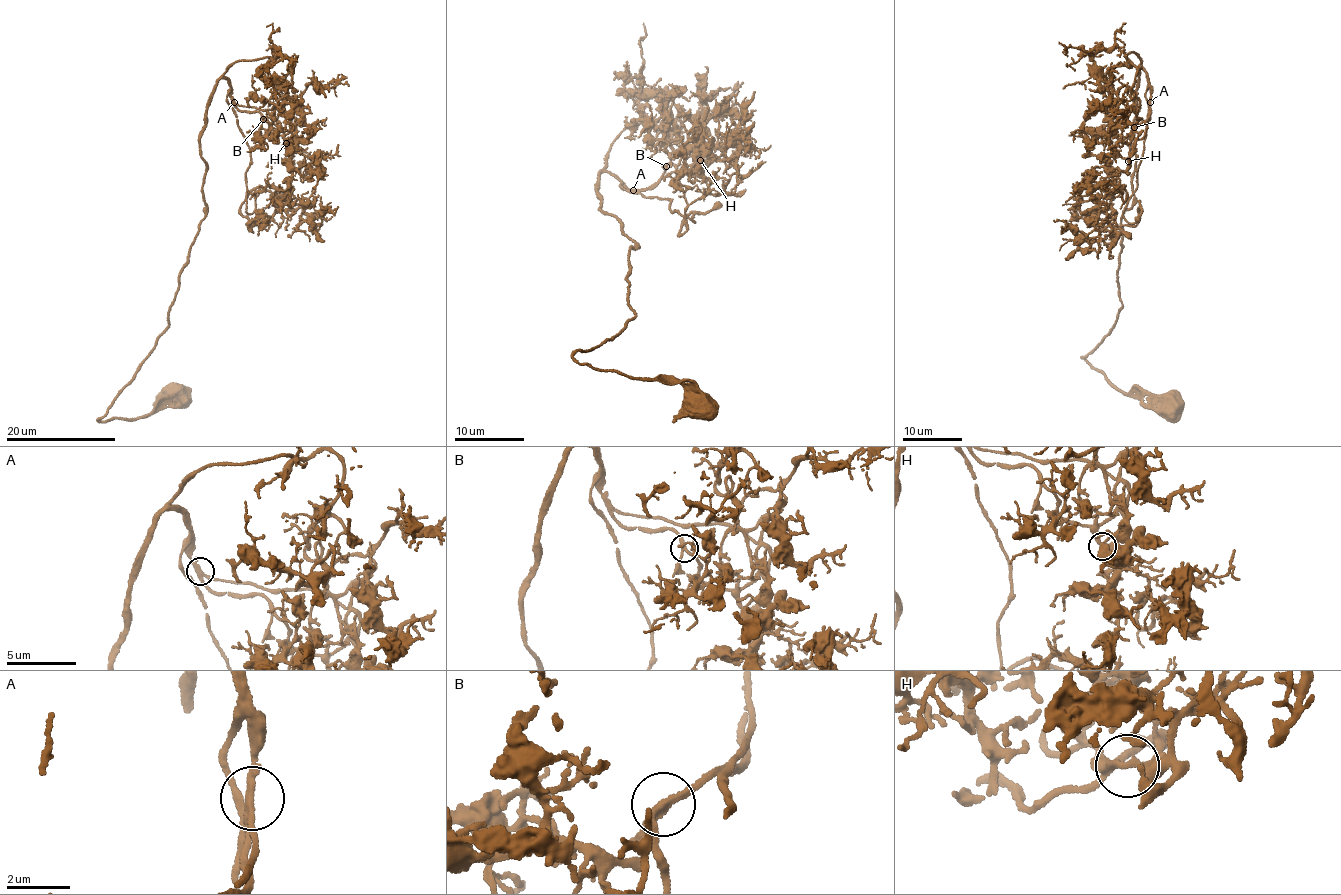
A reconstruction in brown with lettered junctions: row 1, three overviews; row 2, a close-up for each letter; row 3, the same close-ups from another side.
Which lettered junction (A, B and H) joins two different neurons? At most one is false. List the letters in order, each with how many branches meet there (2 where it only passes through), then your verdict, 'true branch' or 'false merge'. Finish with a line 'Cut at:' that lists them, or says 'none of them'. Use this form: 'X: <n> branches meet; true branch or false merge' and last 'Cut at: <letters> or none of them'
A: 3 branches meet; true branch
B: 3 branches meet; true branch
H: 3 branches meet; true branch
Cut at: none of them

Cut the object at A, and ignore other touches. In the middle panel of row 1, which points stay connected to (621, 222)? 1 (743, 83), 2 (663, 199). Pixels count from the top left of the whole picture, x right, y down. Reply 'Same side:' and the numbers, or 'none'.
Same side: 2

